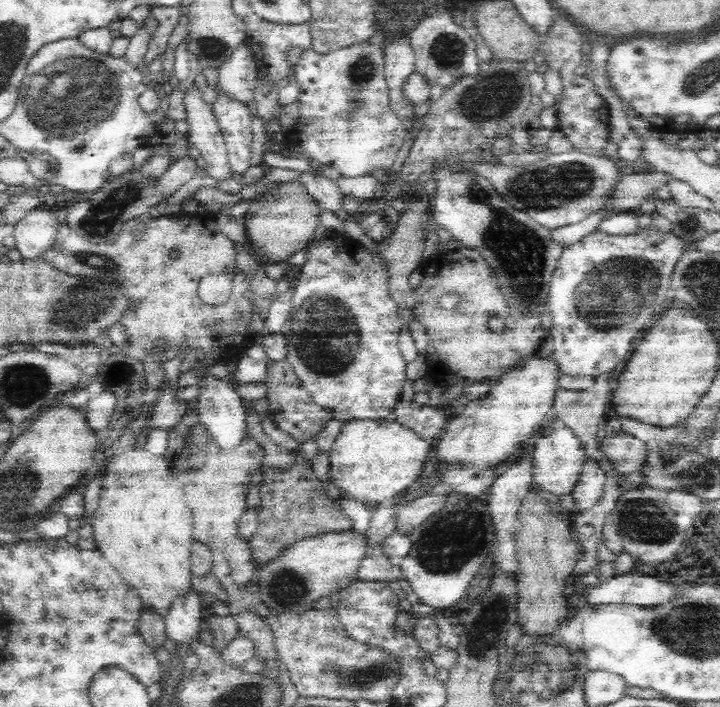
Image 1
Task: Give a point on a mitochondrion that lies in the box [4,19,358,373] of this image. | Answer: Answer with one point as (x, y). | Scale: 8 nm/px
(68, 100)

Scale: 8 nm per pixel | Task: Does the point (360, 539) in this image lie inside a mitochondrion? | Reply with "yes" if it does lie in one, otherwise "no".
no

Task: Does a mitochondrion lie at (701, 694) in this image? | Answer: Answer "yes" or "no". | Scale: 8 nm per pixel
no

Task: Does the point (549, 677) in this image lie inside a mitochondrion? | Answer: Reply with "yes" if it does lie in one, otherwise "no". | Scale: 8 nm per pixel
yes

